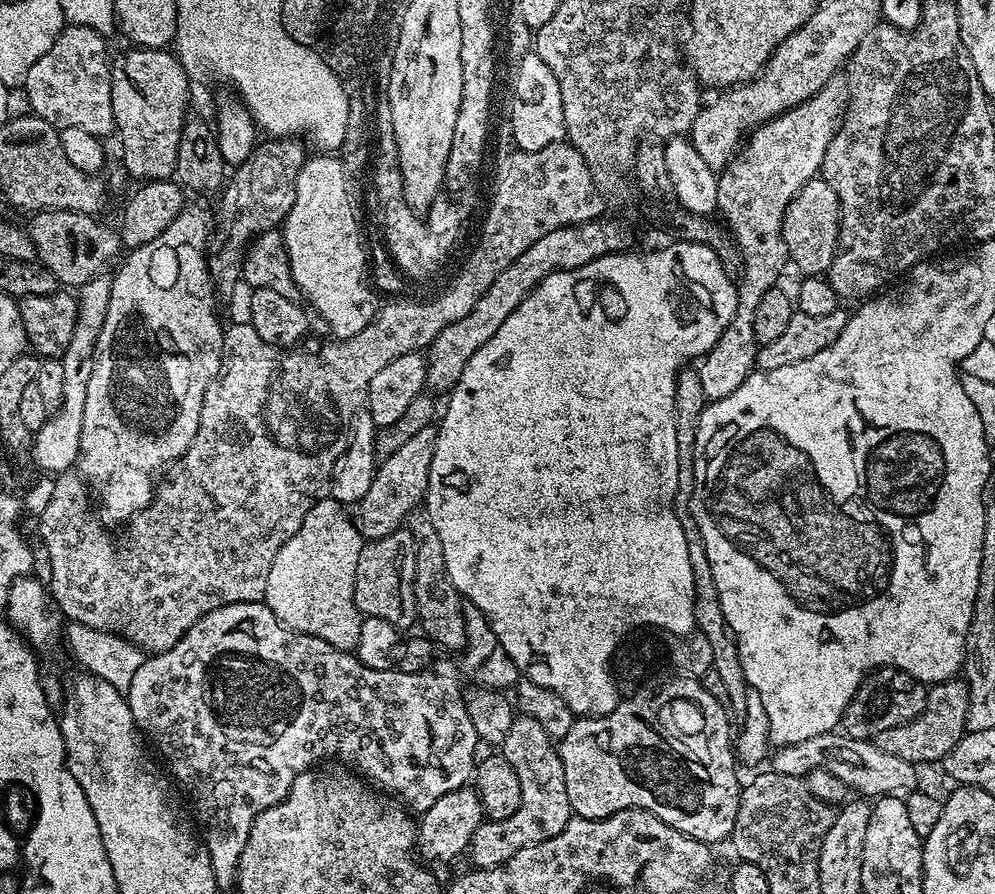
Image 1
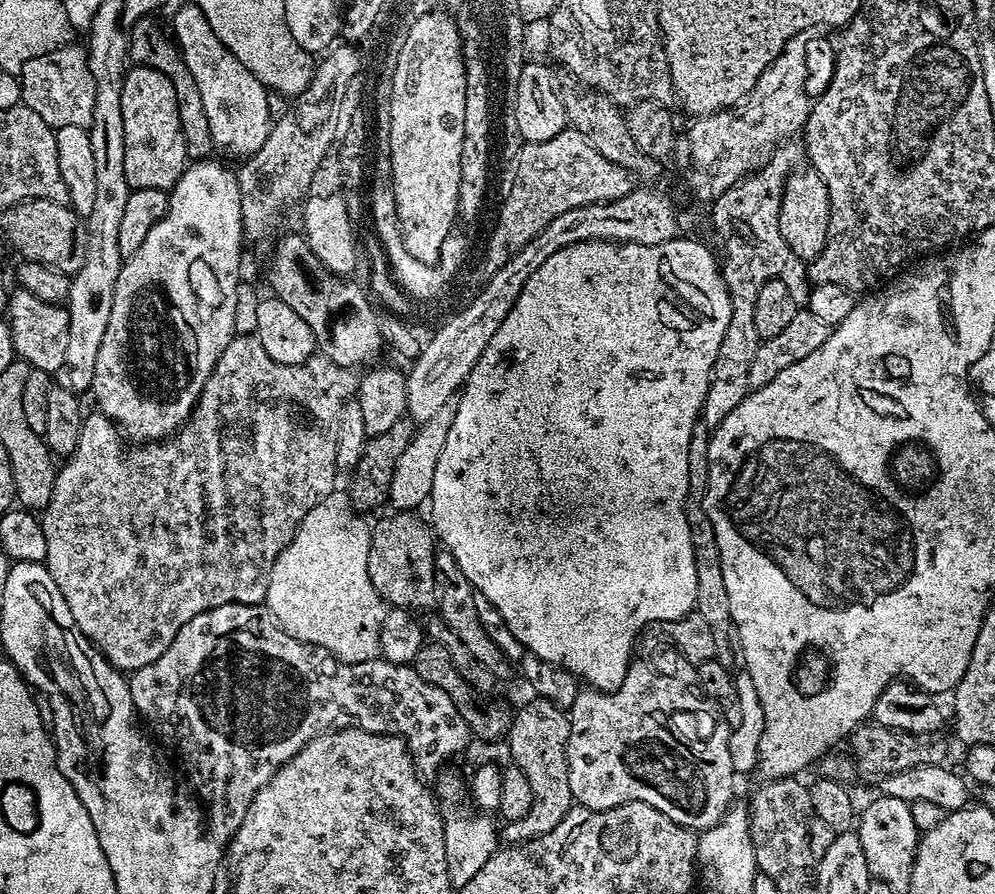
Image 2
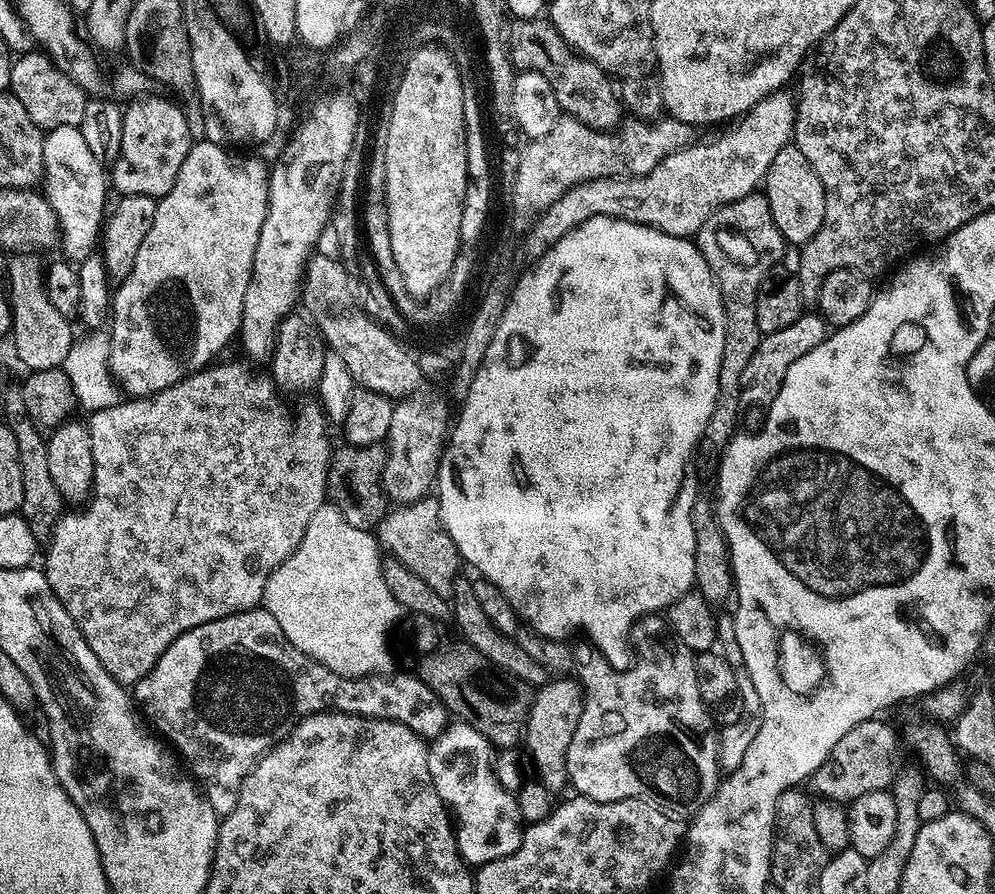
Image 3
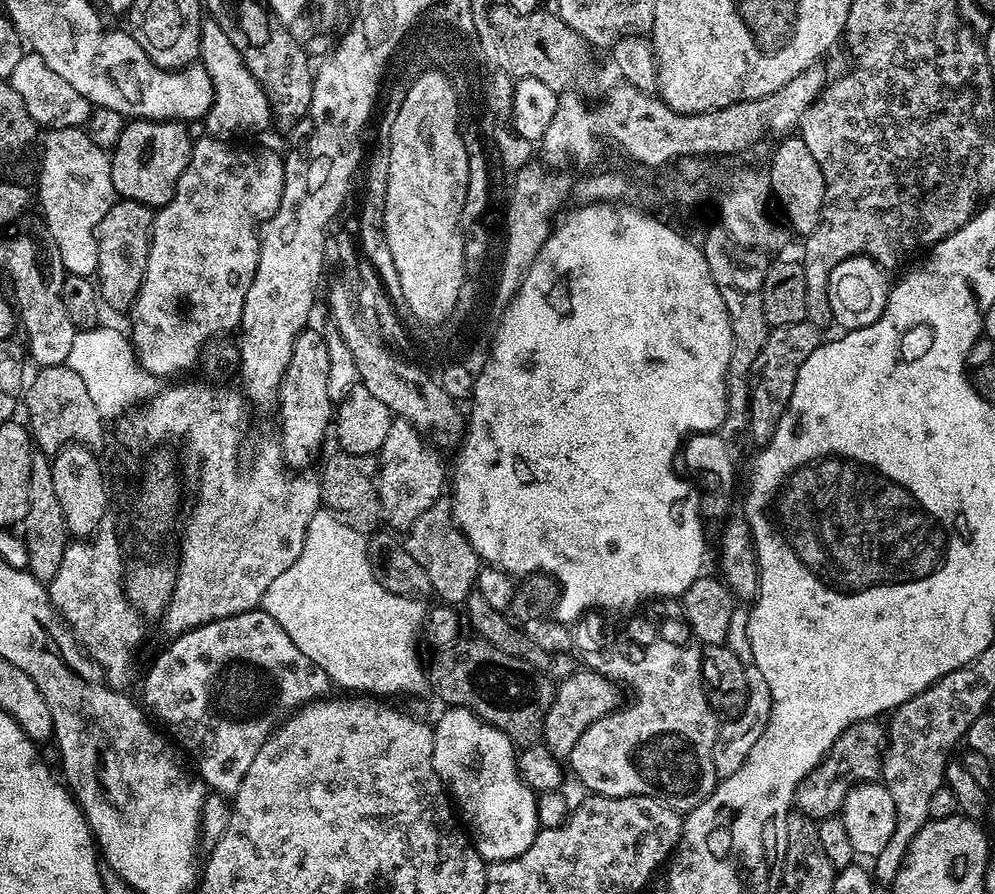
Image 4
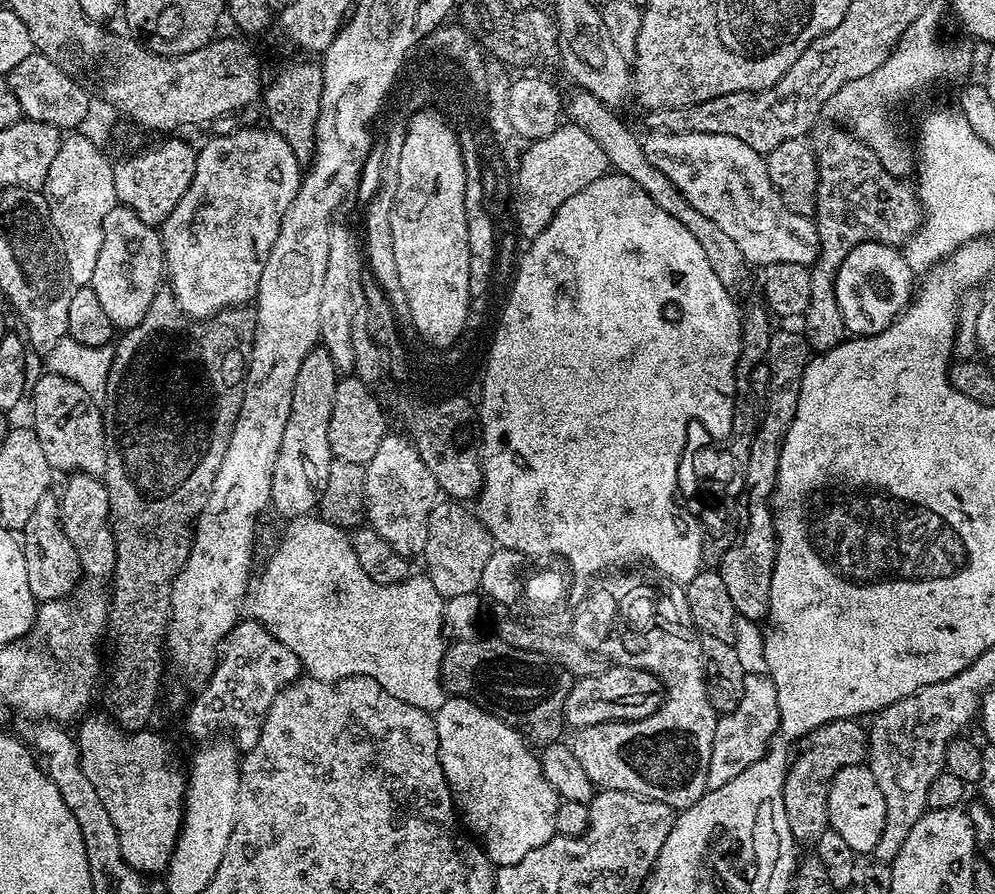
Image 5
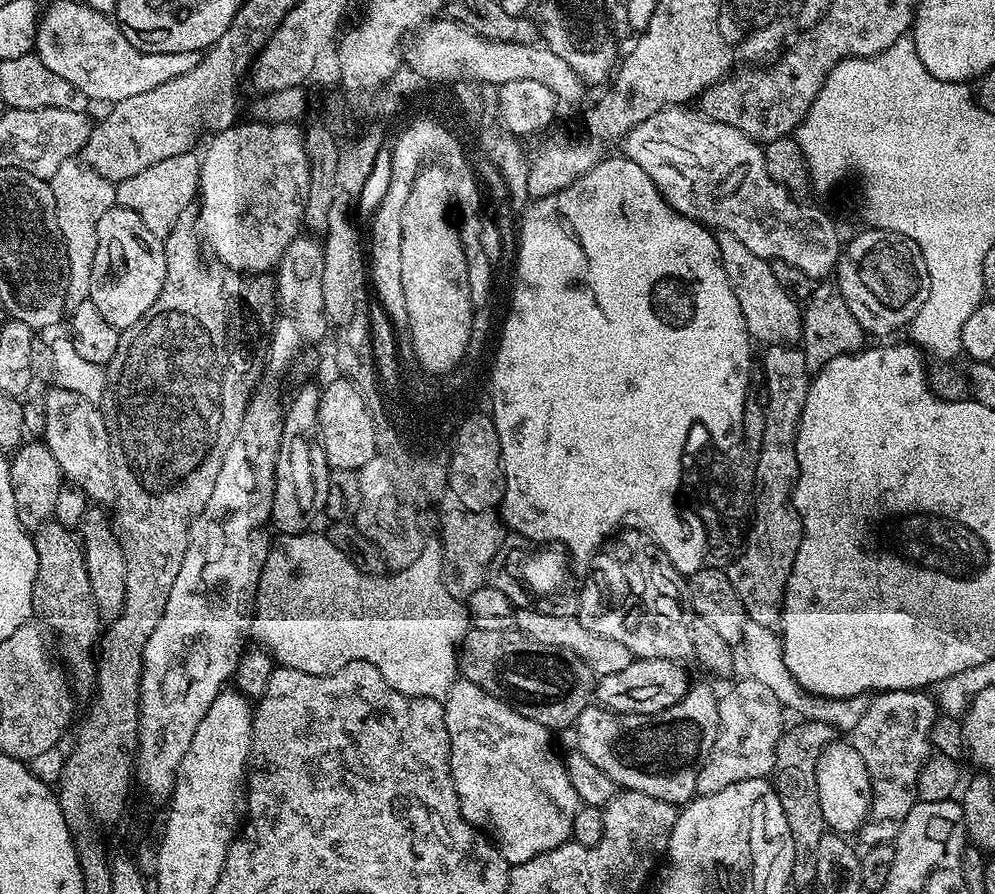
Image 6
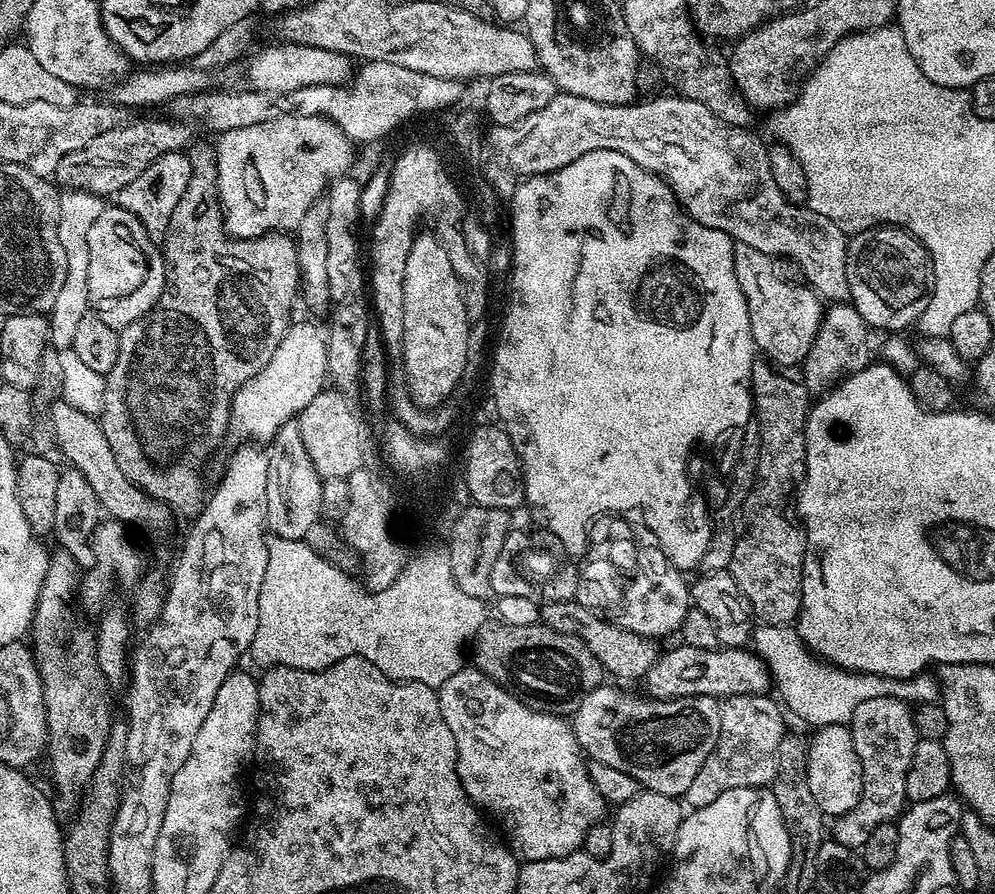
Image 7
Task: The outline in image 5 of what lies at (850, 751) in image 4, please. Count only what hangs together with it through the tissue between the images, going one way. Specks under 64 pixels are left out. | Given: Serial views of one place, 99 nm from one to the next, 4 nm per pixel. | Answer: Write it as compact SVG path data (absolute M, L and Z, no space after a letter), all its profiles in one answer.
M859 719L835 720L818 726L803 741L802 747L804 749L797 756L793 755L791 757L788 772L784 776L784 805L786 806L786 822L790 822L790 834L797 845L815 845L816 840L822 838L824 831L829 828L828 795L830 794L830 782L834 778L834 774L838 774L838 770L842 770L850 760L850 756L844 753L844 744L856 744L855 759L860 762L867 761L868 733L865 725Z

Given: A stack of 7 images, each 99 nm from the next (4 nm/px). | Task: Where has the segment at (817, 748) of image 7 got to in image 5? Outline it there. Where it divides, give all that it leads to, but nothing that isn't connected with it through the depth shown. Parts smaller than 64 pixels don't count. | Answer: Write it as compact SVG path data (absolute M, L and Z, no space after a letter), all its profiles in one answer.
M849 762L830 782L828 795L828 827L837 832L857 854L875 853L878 838L882 838L882 826L886 826L886 798L874 782L874 774L863 763Z

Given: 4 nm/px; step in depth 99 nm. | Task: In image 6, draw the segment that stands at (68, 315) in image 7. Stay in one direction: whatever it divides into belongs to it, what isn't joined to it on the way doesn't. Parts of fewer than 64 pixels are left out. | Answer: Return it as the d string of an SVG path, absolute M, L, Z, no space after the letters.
M79 159L64 160L50 181L54 194L54 210L58 218L58 230L66 246L68 259L68 285L66 305L77 308L90 294L90 270L94 270L94 250L98 246L98 218L116 204L116 184L90 170Z

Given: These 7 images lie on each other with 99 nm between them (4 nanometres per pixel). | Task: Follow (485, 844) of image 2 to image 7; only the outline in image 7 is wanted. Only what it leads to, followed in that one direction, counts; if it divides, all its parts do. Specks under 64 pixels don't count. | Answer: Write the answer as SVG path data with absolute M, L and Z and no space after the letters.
M475 666L459 668L447 682L439 685L442 718L446 718L446 726L450 726L456 743L456 769L460 781L473 802L481 809L489 808L504 823L508 831L507 843L521 861L569 856L583 845L587 832L605 819L606 801L590 778L589 765L576 743L571 723L554 712L535 712L515 696L515 691L512 692L507 692L500 682Z

